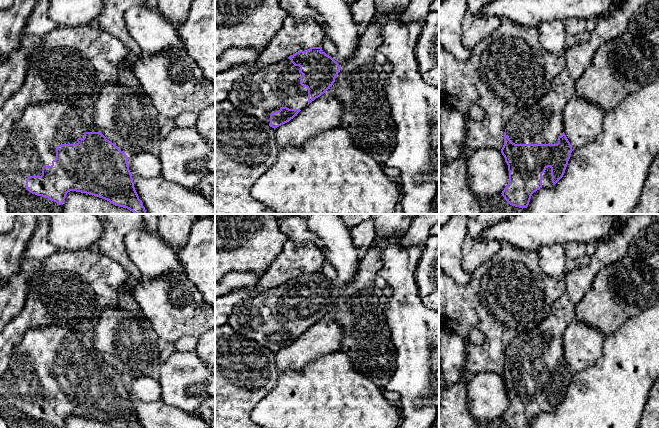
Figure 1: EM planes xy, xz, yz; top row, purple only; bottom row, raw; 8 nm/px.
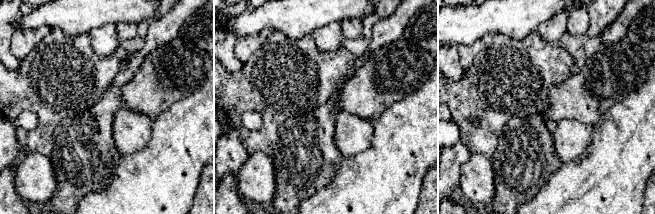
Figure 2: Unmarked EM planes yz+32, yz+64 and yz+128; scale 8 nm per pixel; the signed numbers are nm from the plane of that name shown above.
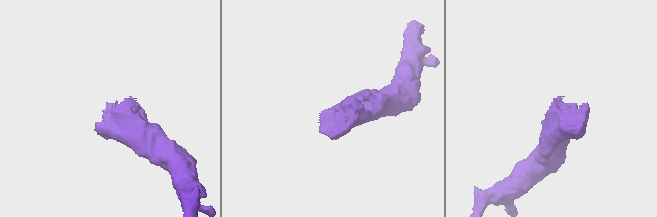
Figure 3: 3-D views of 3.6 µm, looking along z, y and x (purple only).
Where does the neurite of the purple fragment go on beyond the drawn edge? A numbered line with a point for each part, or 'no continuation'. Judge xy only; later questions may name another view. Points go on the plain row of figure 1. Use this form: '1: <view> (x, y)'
1: xy (43, 350)

